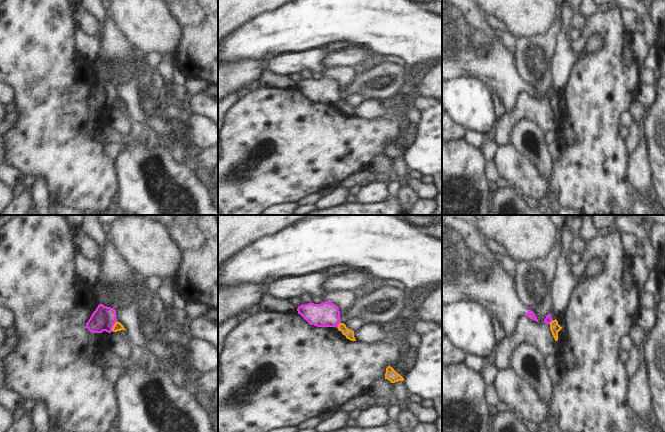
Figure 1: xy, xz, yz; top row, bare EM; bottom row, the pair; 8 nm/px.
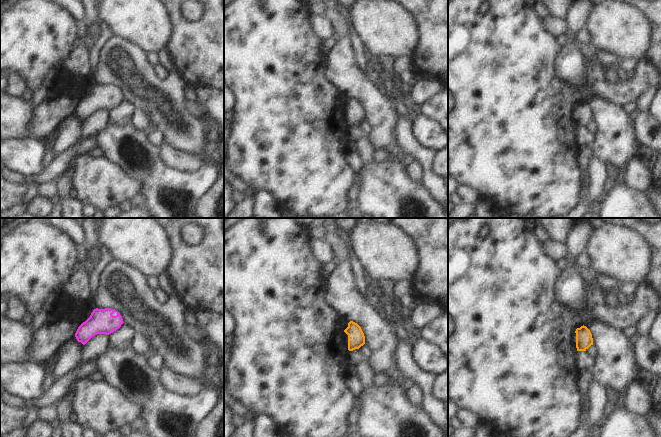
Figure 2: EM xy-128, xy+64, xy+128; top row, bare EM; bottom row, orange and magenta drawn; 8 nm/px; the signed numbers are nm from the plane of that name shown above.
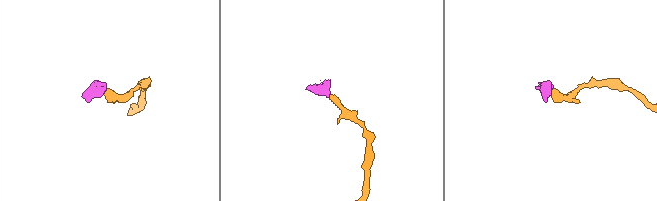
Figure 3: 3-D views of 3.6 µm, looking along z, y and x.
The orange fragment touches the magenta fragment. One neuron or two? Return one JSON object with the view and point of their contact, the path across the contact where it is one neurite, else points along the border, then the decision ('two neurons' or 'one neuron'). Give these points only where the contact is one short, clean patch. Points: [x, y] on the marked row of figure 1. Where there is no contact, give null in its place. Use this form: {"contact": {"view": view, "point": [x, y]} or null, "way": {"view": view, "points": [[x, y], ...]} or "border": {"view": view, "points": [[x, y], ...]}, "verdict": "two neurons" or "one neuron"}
{"contact": {"view": "xy", "point": [113, 326]}, "border": {"view": "xy", "points": [[117, 321], [111, 330]]}, "verdict": "two neurons"}

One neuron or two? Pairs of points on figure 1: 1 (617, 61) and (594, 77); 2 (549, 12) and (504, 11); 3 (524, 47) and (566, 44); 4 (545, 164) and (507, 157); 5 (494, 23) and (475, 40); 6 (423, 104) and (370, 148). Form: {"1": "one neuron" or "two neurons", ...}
{"1": "one neuron", "2": "one neuron", "3": "two neurons", "4": "two neurons", "5": "two neurons", "6": "two neurons"}

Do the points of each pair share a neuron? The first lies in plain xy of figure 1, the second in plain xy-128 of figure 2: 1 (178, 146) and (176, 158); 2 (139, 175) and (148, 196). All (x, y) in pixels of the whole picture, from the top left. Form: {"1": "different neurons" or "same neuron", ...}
{"1": "different neurons", "2": "same neuron"}

